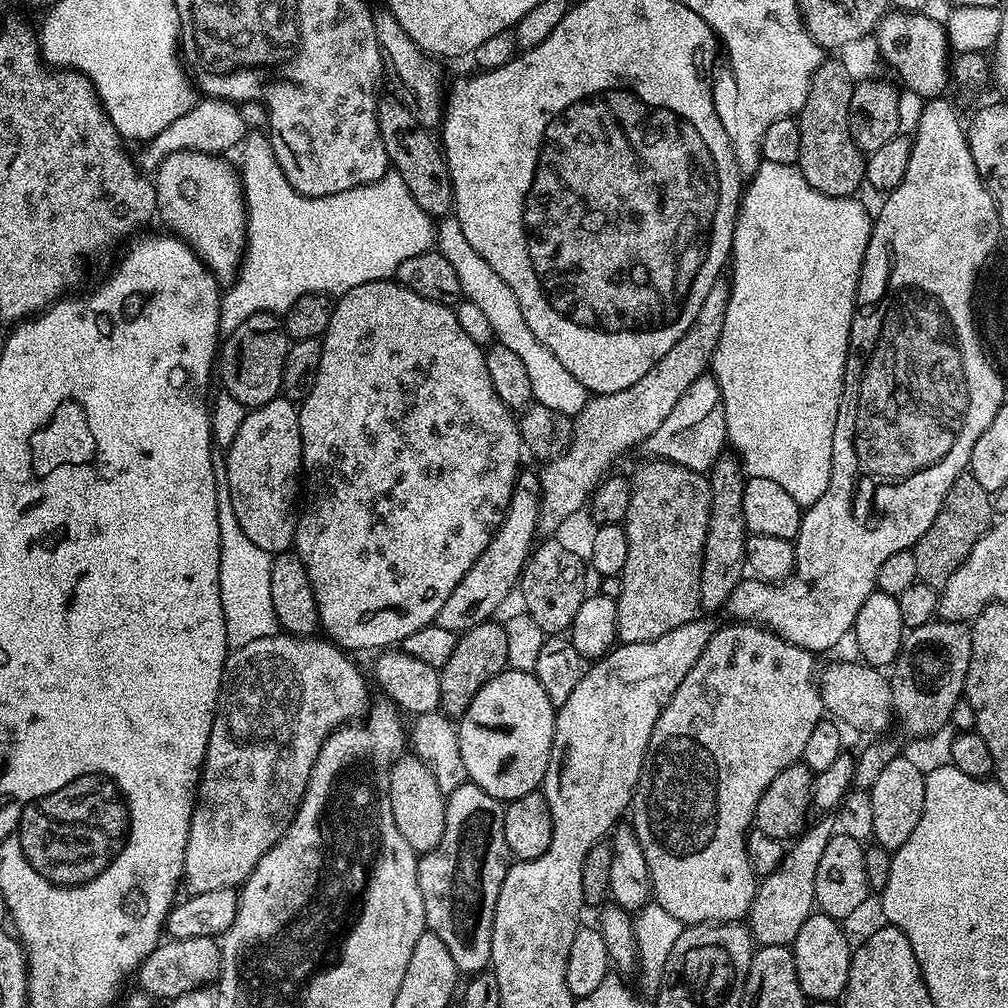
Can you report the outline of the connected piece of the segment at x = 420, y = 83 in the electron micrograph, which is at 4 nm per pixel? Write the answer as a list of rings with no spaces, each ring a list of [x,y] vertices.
[[[386,8],[373,13],[375,37],[378,38],[383,54],[385,71],[390,80],[400,88],[400,98],[412,112],[416,122],[429,130],[437,129],[443,121],[444,85],[439,64],[433,57],[421,51],[415,42],[405,34],[404,29],[392,12]]]

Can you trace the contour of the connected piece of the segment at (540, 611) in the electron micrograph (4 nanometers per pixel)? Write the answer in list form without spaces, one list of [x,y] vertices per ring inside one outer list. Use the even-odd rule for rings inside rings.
[[[544,538],[533,547],[532,555],[524,564],[524,573],[519,578],[518,587],[526,598],[526,612],[545,634],[564,634],[578,614],[587,593],[586,564],[573,551],[566,550],[554,538]]]

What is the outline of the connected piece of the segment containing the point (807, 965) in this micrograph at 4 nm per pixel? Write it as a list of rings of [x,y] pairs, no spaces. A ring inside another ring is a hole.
[[[816,910],[802,923],[802,928],[792,941],[790,947],[794,958],[794,970],[798,974],[798,986],[802,986],[805,997],[809,1001],[839,1001],[848,984],[850,962],[854,951],[848,945],[848,936],[843,932],[841,921],[827,916],[825,912]]]

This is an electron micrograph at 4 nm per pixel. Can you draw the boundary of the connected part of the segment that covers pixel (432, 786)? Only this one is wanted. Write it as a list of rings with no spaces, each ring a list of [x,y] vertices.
[[[404,754],[392,765],[388,774],[388,797],[390,798],[390,810],[394,814],[394,822],[402,838],[410,842],[414,851],[423,854],[440,845],[440,839],[444,833],[446,794],[438,790],[438,782],[434,782],[434,774],[426,770],[426,766],[419,758]]]

